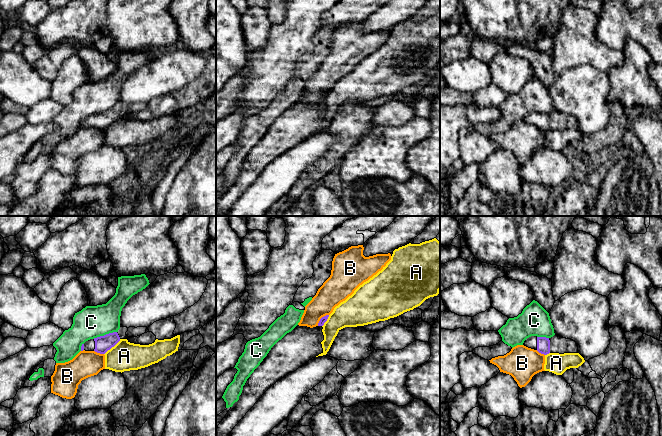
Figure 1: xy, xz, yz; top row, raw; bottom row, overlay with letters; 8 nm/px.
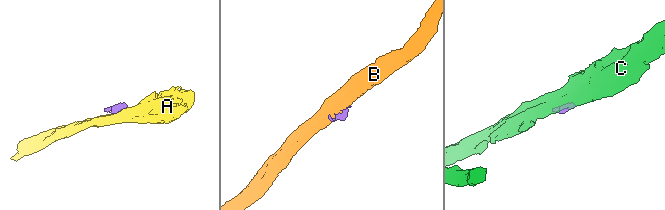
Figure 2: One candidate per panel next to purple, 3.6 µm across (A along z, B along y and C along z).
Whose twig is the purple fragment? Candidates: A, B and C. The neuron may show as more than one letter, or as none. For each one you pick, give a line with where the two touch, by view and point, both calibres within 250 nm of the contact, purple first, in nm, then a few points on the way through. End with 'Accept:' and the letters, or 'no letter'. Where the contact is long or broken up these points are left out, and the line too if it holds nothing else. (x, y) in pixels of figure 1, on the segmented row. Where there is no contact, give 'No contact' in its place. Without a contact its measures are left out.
Accept: no letter

